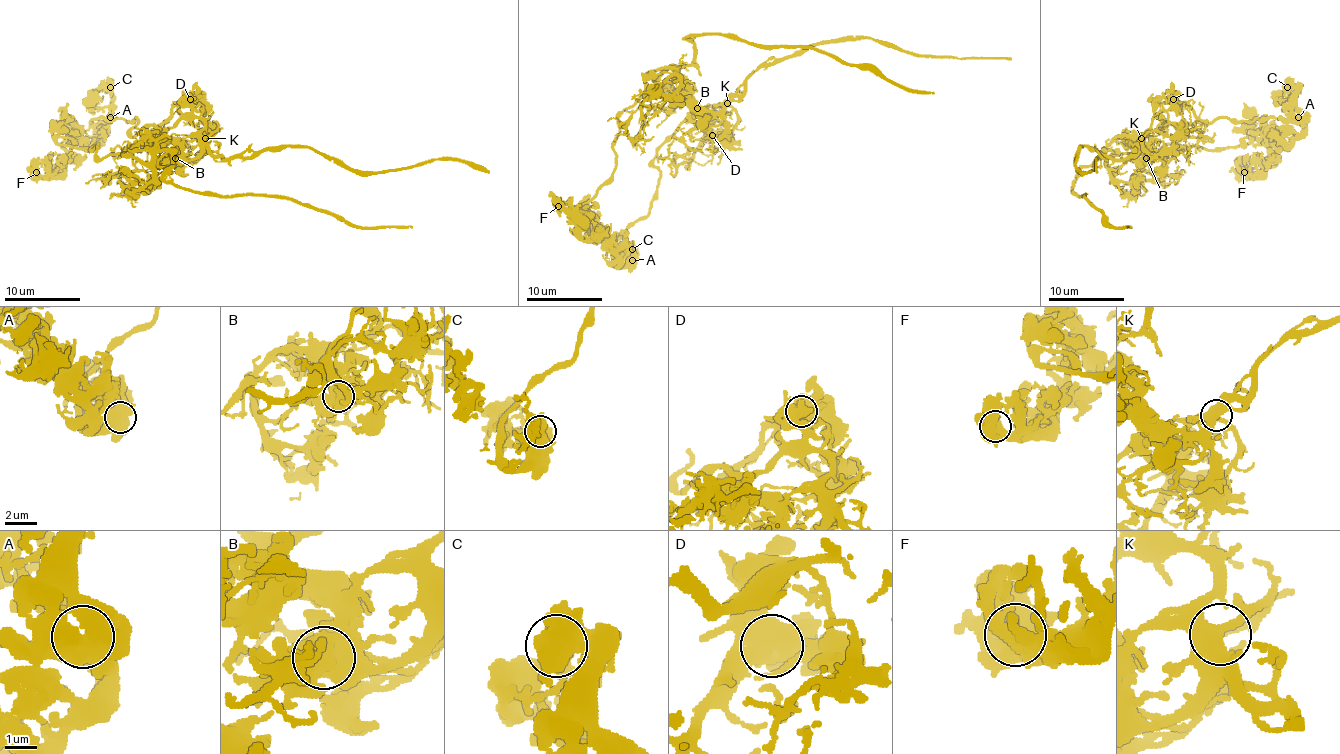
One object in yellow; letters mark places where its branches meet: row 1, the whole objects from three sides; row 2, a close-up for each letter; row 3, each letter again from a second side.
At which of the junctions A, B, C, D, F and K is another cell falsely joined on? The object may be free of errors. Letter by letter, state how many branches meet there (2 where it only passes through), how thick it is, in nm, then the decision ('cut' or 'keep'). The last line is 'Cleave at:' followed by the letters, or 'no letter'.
A: 3 branches meet; 650 nm thick; keep
B: 3 branches meet; 750 nm thick; cut
C: 3 branches meet; 650 nm thick; keep
D: 3 branches meet; 650 nm thick; keep
F: 3 branches meet; 650 nm thick; keep
K: 3 branches meet; 440 nm thick; keep
Cleave at: B

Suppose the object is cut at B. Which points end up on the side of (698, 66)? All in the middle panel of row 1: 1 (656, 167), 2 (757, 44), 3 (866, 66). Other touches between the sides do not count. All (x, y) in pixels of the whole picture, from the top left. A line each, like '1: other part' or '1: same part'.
1: other part
2: same part
3: same part

